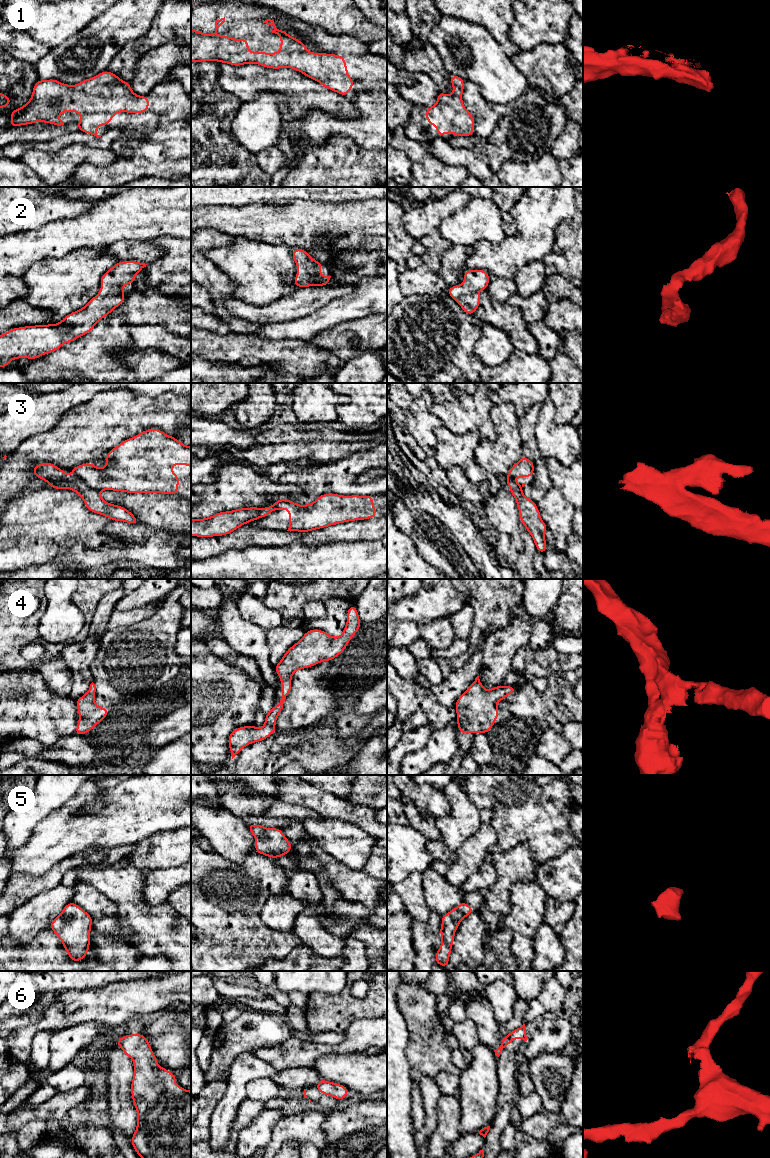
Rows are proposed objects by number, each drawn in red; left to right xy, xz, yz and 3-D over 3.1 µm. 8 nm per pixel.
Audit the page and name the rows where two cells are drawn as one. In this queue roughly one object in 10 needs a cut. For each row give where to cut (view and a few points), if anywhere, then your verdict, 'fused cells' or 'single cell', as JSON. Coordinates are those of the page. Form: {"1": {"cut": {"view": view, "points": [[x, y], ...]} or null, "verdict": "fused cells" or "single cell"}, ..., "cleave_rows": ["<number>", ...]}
{"1": {"cut": null, "verdict": "single cell"}, "2": {"cut": null, "verdict": "single cell"}, "3": {"cut": {"view": "xy", "points": [[72, 475], [80, 478], [88, 486], [98, 491]]}, "verdict": "fused cells"}, "4": {"cut": null, "verdict": "single cell"}, "5": {"cut": null, "verdict": "single cell"}, "6": {"cut": {"view": "yz", "points": [[506, 1037], [504, 1047]]}, "verdict": "fused cells"}, "cleave_rows": ["3", "6"]}

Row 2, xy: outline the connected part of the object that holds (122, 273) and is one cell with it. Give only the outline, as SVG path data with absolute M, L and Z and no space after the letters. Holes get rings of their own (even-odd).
M138 261L117 262L101 277L99 293L60 323L13 328L0 335L0 367L22 357L37 359L91 332L103 317L124 302L123 287L133 284L136 274L146 265Z

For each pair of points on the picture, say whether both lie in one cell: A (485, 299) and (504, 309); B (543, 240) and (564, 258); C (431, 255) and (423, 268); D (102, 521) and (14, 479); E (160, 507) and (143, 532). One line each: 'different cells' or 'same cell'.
A: same cell
B: different cells
C: different cells
D: different cells
E: different cells

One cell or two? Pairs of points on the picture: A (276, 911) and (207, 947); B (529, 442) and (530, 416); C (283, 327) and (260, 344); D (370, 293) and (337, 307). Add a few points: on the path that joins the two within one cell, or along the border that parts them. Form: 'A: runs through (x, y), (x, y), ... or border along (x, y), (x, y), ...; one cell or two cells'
A: border along (269, 897), (261, 910), (260, 919), (273, 929); two cells
B: runs through (529, 436), (529, 422); one cell
C: border along (254, 334), (263, 338), (291, 340); two cells
D: runs through (362, 301), (356, 305), (345, 307); one cell

